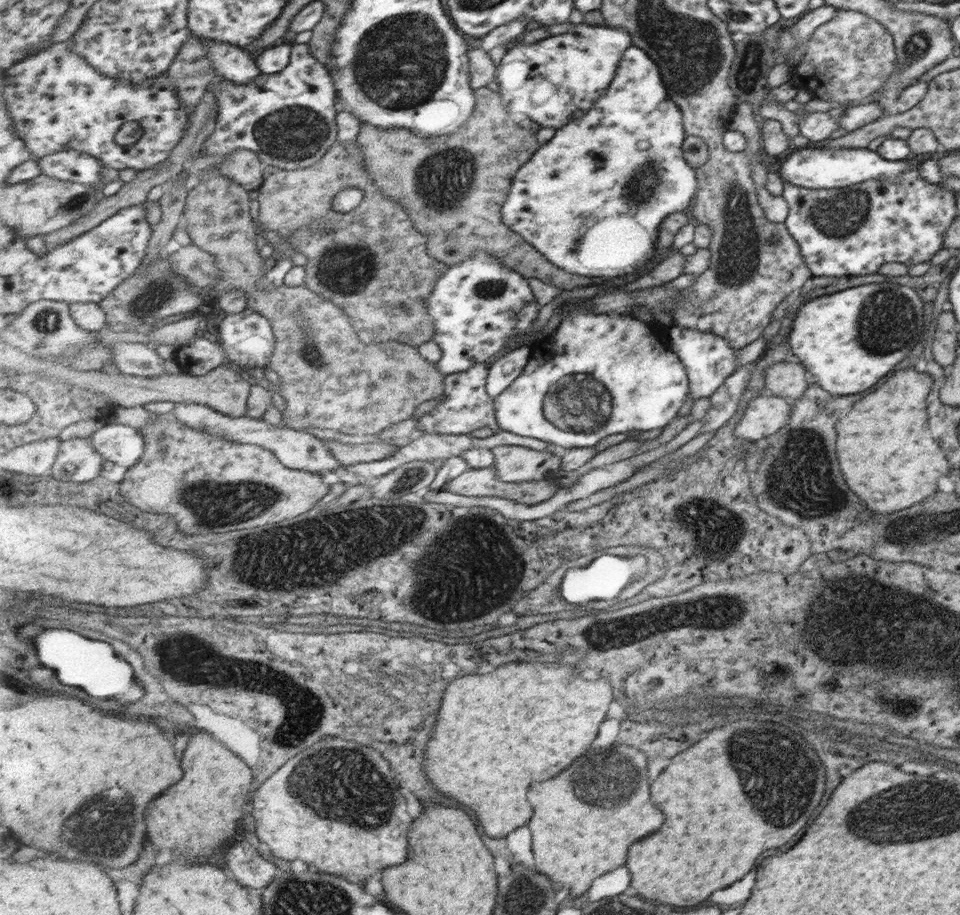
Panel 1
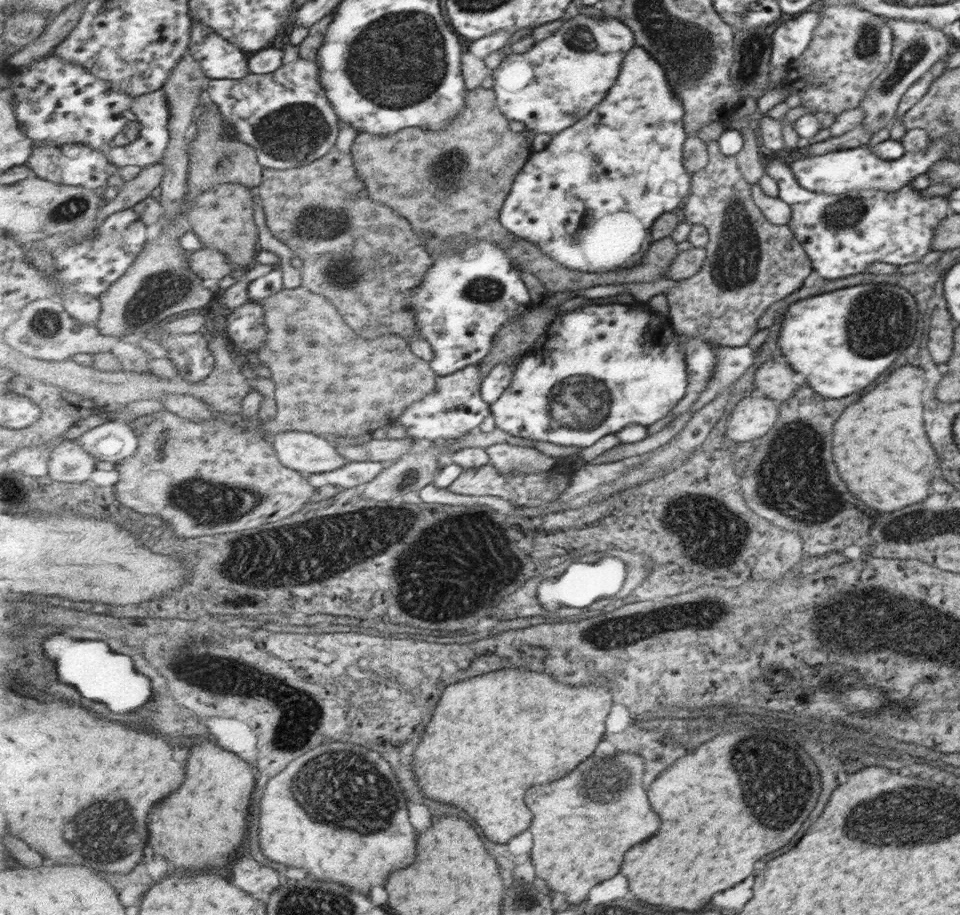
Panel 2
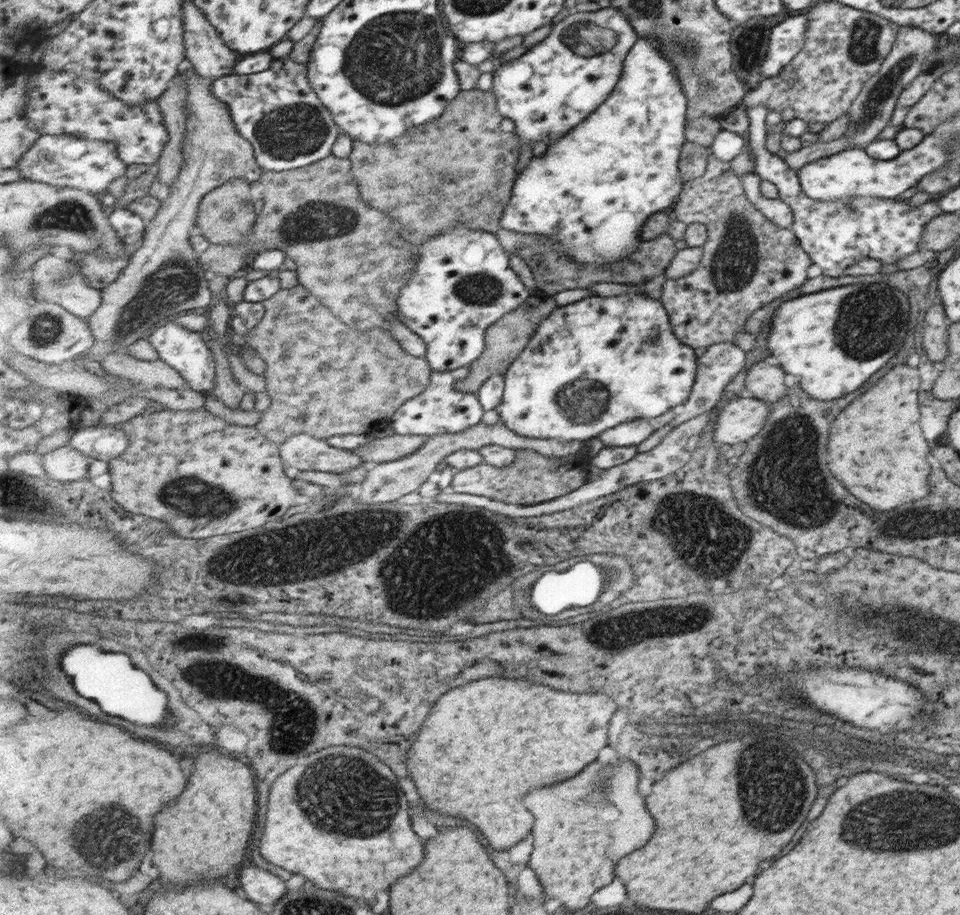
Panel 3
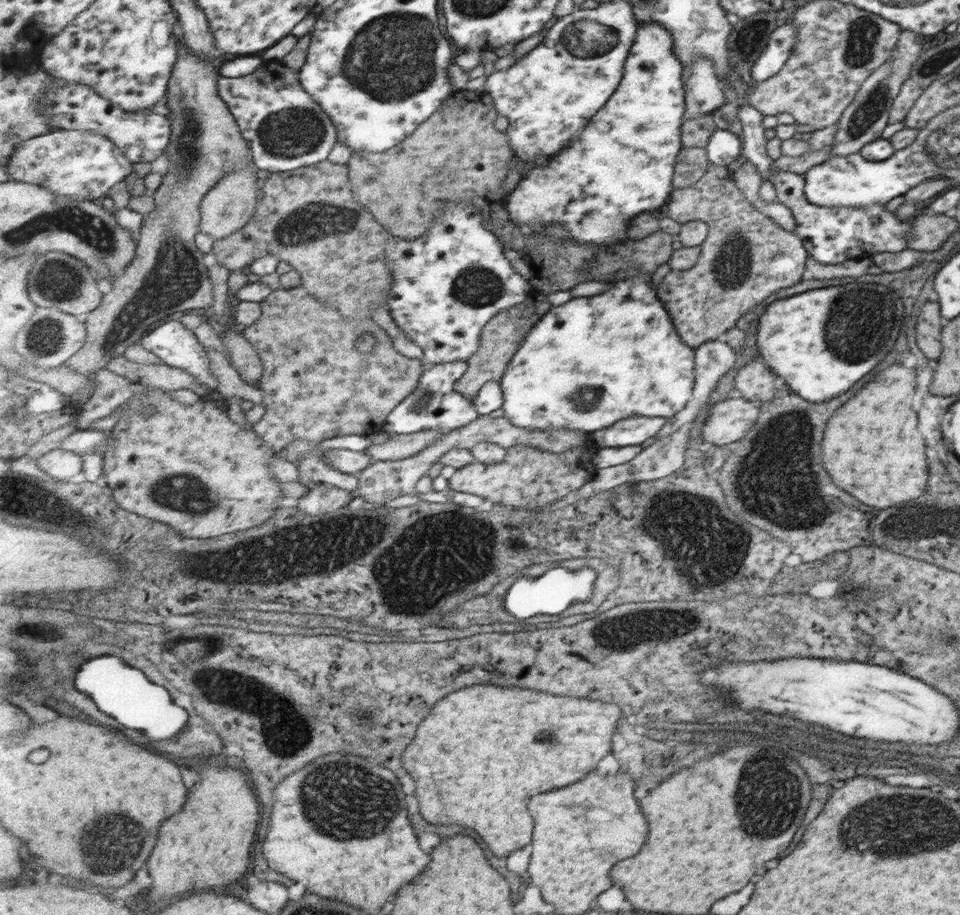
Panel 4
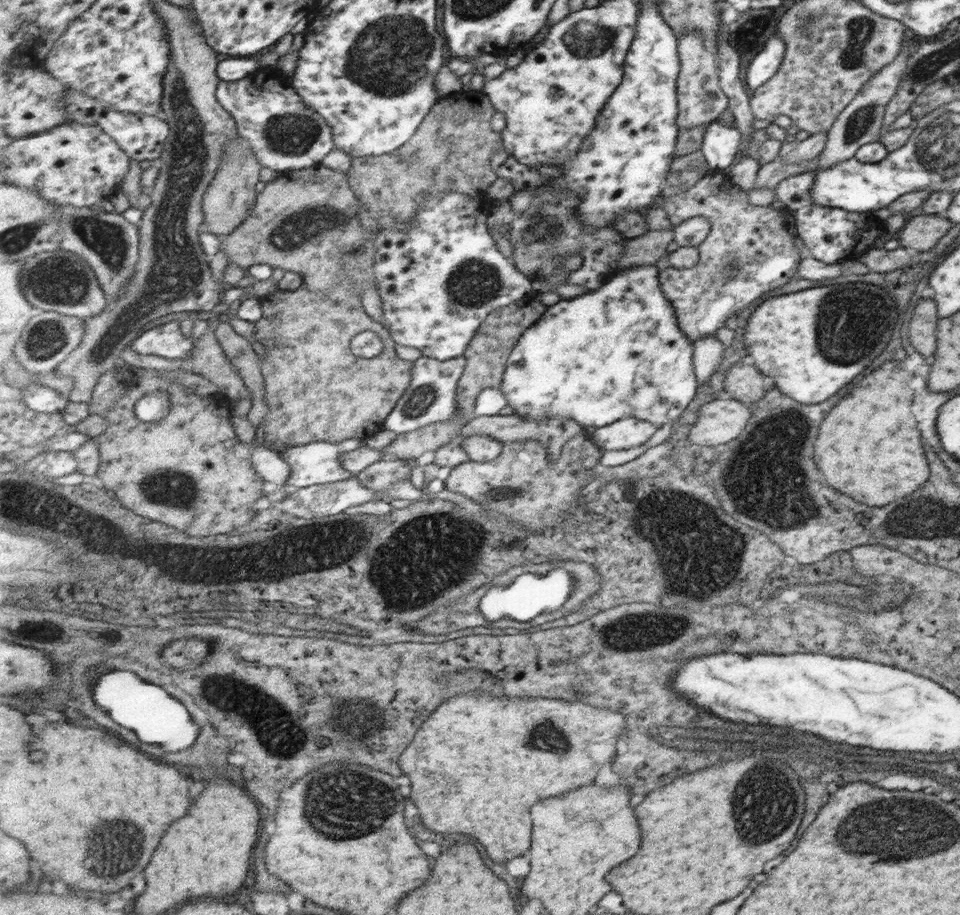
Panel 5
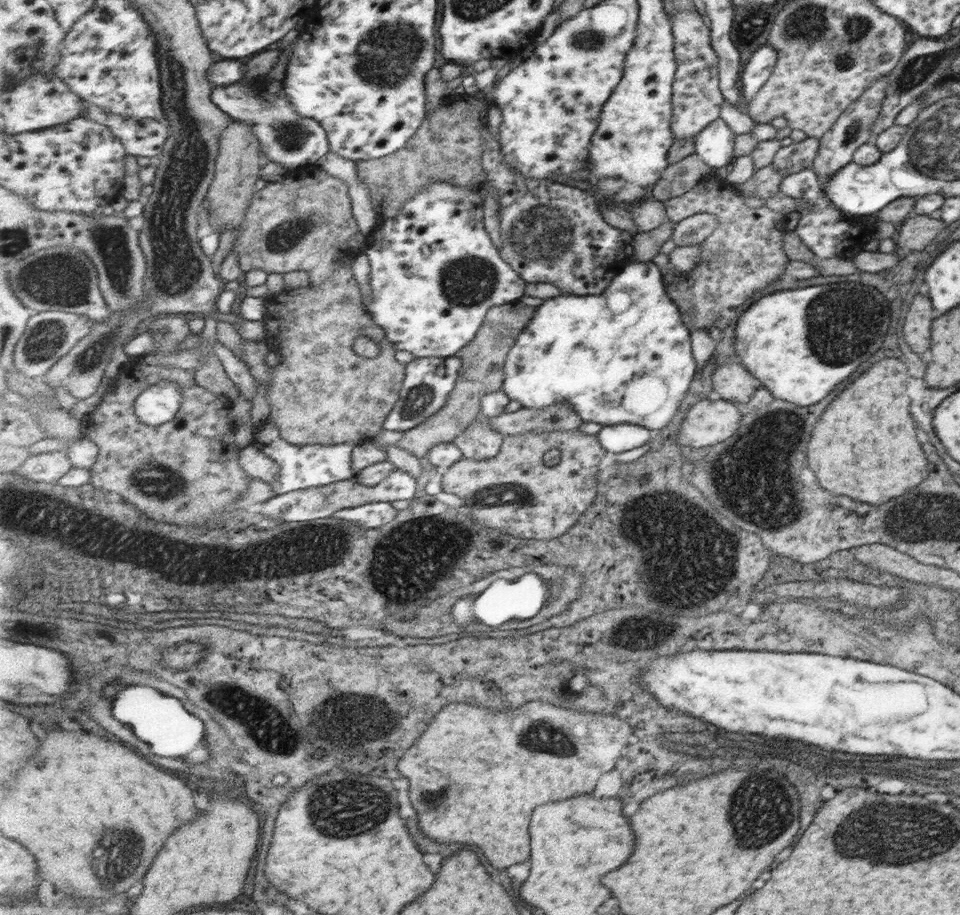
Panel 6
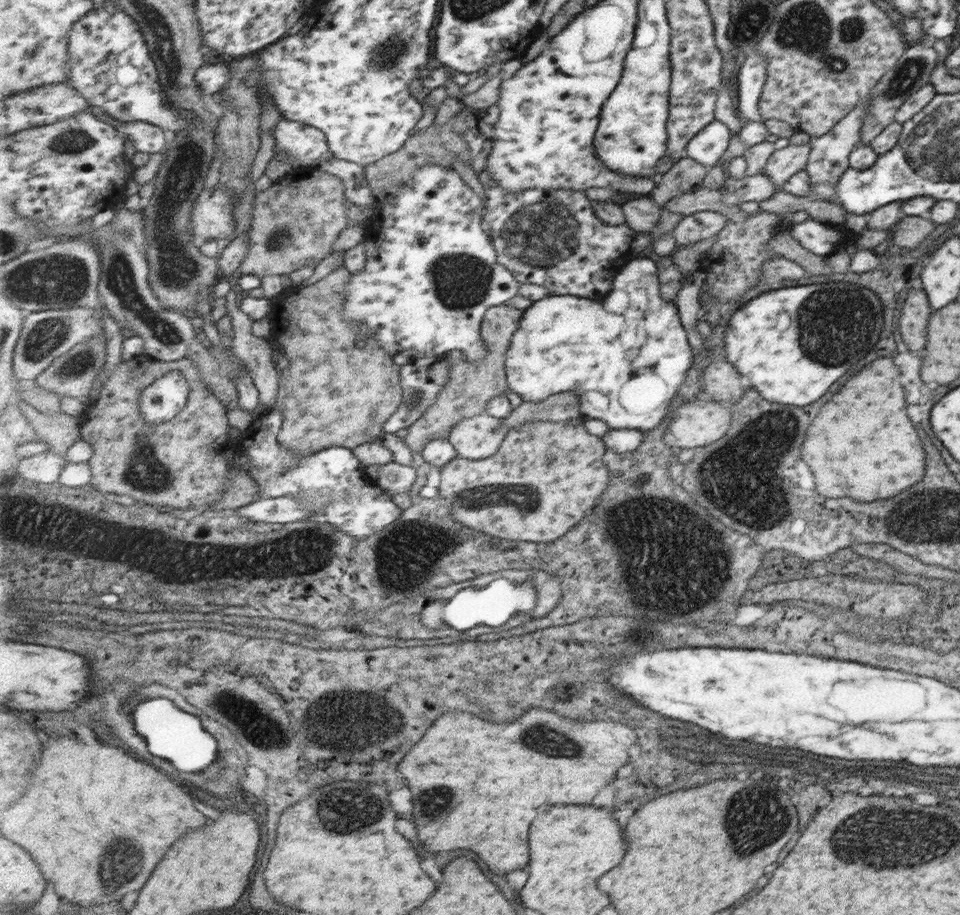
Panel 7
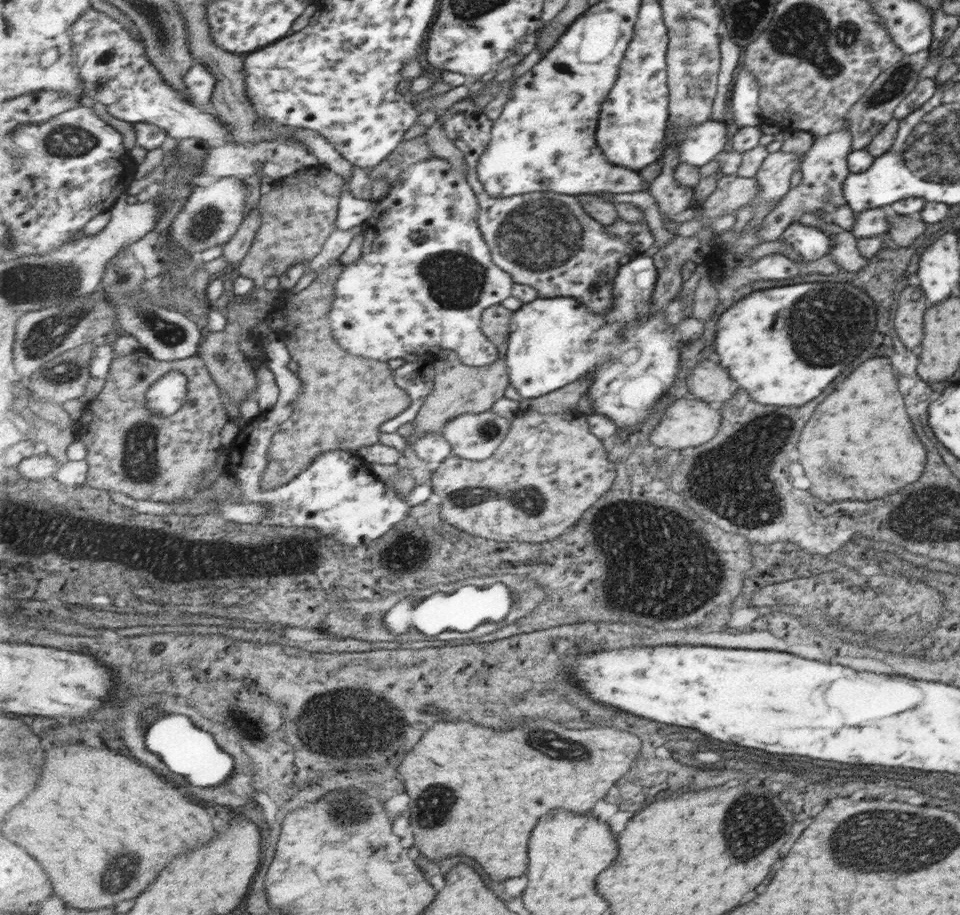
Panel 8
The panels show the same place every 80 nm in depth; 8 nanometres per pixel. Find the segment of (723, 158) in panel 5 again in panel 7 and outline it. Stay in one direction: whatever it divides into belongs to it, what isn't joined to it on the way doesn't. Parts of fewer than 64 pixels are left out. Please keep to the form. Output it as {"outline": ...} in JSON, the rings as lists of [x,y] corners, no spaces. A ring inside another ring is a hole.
{"outline":[[[717,120],[710,122],[687,142],[684,156],[709,169],[723,156],[731,133],[725,124]]]}

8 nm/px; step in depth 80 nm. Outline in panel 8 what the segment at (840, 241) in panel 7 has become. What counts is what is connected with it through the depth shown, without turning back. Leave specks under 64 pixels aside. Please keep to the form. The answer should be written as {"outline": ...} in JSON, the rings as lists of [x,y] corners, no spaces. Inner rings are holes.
{"outline":[[[792,225],[782,233],[782,240],[791,244],[802,260],[817,260],[830,252],[830,237],[818,227]]]}

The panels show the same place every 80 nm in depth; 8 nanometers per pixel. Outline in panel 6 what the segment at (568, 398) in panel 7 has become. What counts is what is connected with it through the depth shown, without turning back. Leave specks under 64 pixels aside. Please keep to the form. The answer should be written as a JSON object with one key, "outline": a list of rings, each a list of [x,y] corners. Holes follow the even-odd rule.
{"outline":[[[559,403],[545,409],[522,407],[514,413],[497,418],[487,417],[485,422],[504,436],[520,435],[528,431],[568,431],[581,428],[584,420],[571,403]]]}

